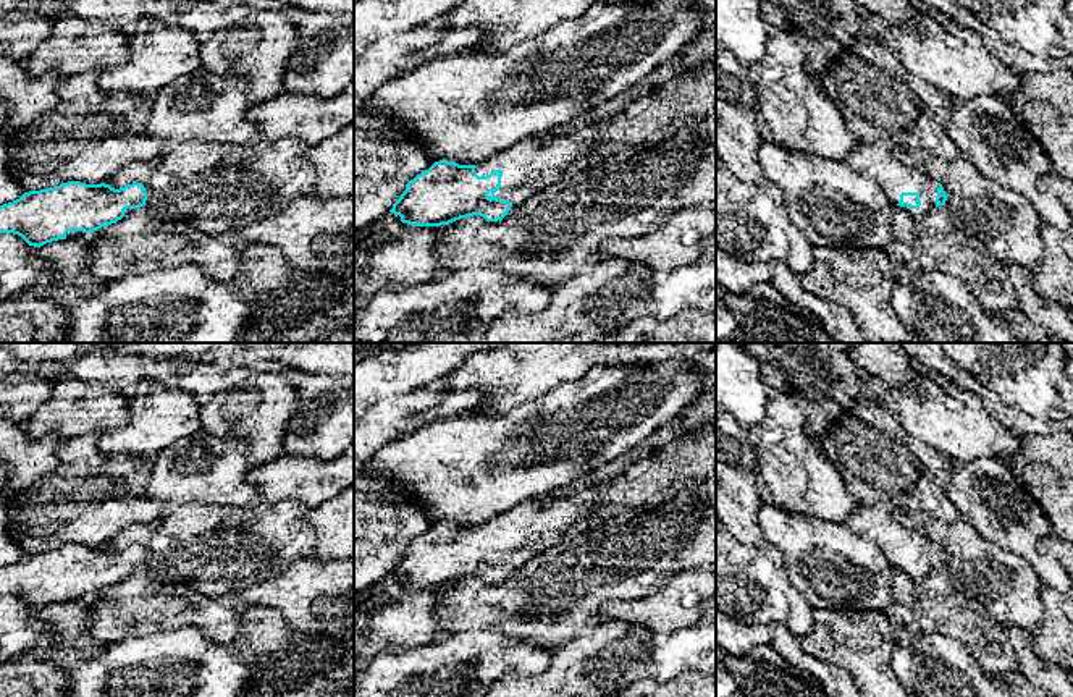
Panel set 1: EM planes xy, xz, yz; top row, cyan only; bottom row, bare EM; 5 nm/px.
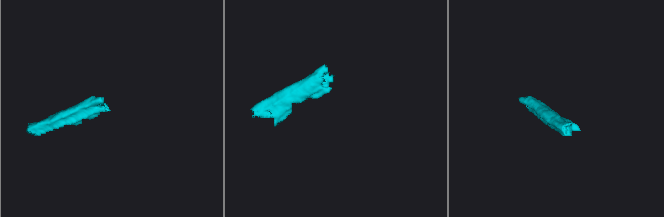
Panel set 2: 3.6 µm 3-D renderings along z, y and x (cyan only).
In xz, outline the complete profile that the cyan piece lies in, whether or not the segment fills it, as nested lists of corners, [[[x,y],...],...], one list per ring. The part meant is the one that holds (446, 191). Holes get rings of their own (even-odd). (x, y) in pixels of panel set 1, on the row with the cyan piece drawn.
[[[603,120],[566,134],[543,131],[475,165],[435,162],[406,184],[389,212],[412,226],[441,226],[473,215],[503,220],[520,197],[572,178],[583,157],[606,139]]]

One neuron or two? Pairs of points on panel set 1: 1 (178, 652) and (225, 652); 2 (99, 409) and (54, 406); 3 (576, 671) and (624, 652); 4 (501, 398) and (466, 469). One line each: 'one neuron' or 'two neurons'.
1: one neuron
2: one neuron
3: one neuron
4: two neurons

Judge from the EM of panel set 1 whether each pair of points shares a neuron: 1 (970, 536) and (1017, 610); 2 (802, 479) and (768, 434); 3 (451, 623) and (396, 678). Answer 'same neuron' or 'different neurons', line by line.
1: same neuron
2: same neuron
3: different neurons

